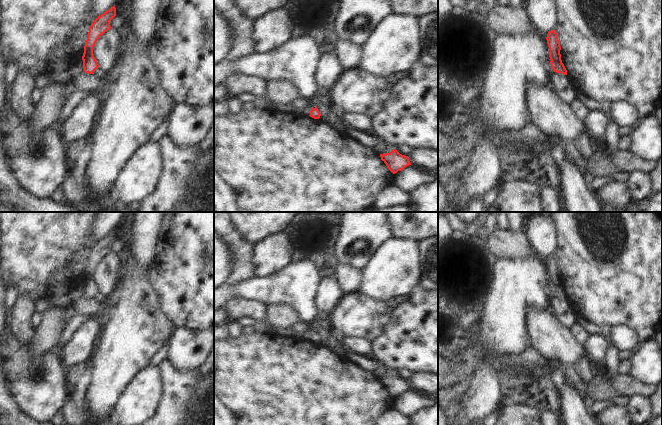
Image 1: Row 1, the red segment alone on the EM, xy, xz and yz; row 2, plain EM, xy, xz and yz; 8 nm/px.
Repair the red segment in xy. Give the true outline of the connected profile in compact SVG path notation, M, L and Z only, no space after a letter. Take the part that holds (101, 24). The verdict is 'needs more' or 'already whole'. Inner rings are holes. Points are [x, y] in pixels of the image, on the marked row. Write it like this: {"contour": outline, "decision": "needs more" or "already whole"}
{"contour": "M115 5L109 10L98 16L89 27L87 40L84 46L82 56L84 72L94 74L99 67L96 58L93 55L93 48L101 35L111 29L110 21L116 16Z", "decision": "already whole"}

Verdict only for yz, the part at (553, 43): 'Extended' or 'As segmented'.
As segmented.

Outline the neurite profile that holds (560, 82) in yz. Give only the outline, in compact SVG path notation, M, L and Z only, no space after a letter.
M554 71L549 76L549 81L553 84L555 91L563 91L570 86L567 75L556 73Z

